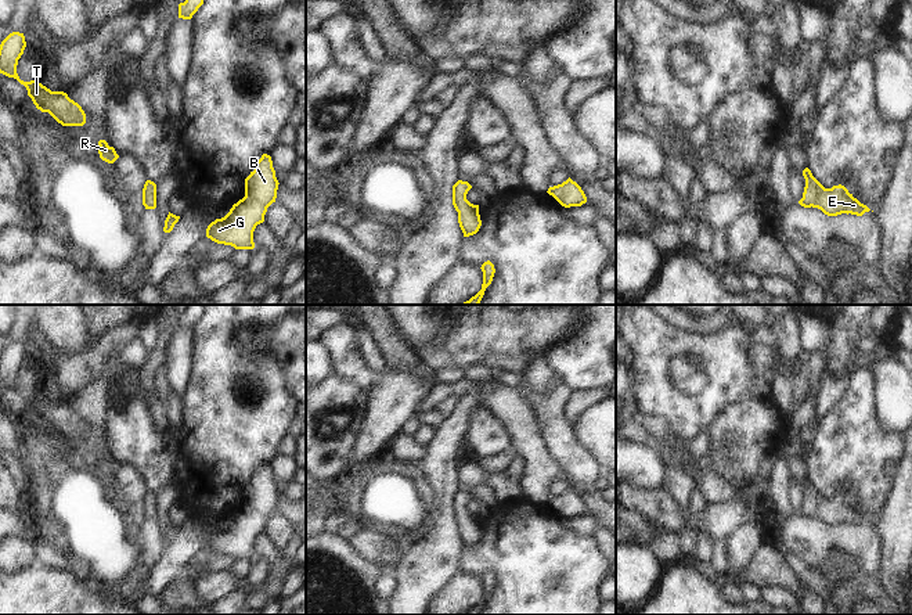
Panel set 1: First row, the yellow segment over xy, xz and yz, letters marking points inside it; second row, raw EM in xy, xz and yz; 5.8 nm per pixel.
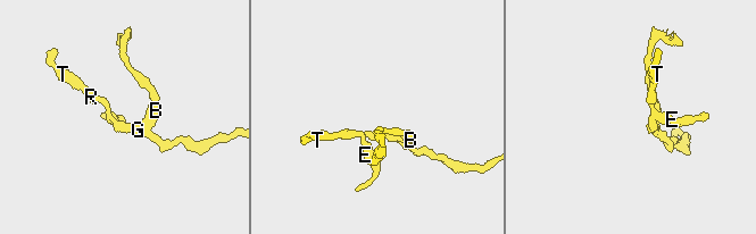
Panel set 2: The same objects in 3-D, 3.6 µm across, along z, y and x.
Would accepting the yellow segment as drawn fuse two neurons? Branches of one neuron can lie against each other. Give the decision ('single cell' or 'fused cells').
single cell

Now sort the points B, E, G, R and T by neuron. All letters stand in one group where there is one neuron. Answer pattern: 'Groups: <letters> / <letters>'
Groups: B E G R T.

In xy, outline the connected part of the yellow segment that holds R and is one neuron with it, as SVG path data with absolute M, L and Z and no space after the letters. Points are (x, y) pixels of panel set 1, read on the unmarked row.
M100 450L98 456L100 456L98 464L102 471L105 471L108 474L113 474L119 468L115 458L109 457L105 450Z

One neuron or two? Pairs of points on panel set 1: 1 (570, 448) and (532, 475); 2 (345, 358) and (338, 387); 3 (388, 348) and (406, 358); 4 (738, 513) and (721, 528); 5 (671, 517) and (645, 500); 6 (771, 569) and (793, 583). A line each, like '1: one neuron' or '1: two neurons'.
1: two neurons
2: two neurons
3: one neuron
4: one neuron
5: one neuron
6: one neuron

